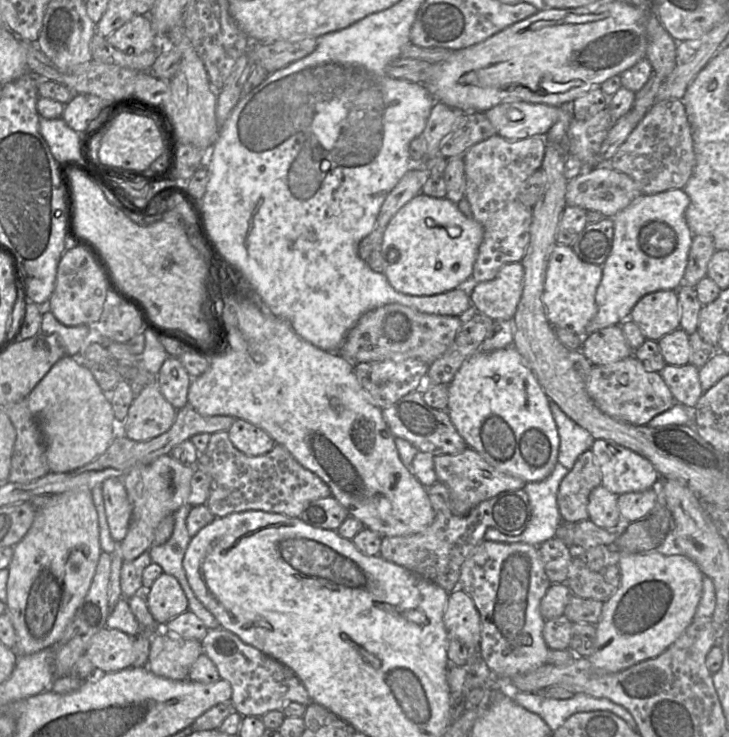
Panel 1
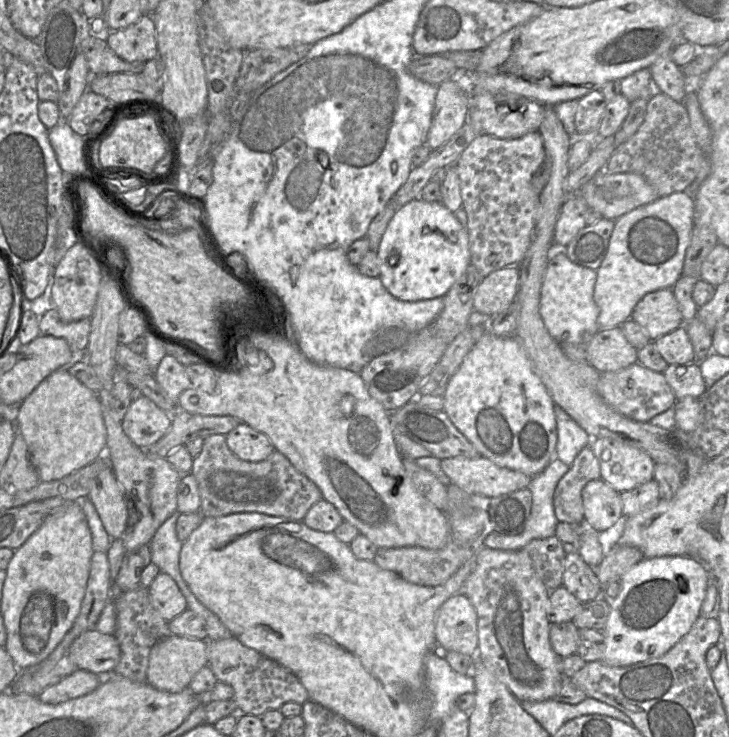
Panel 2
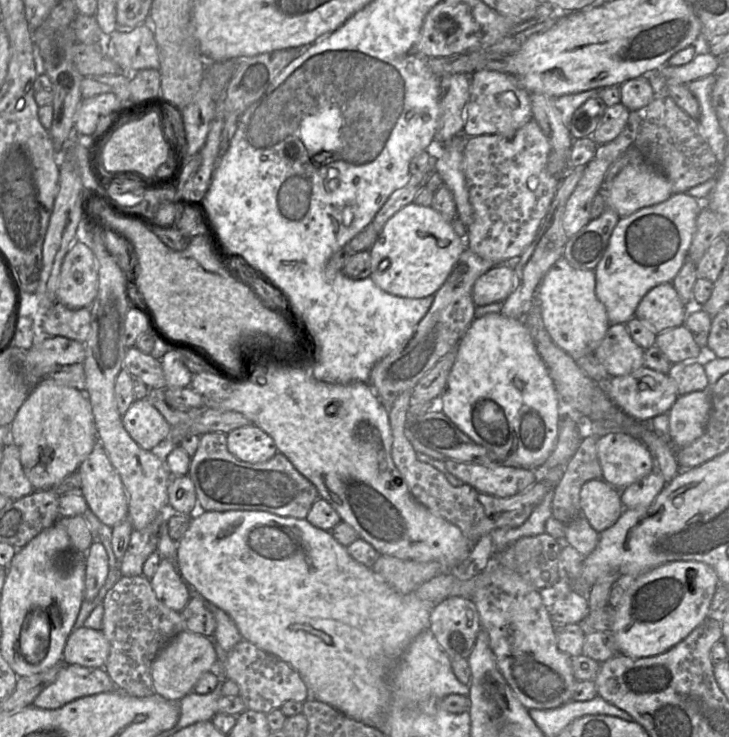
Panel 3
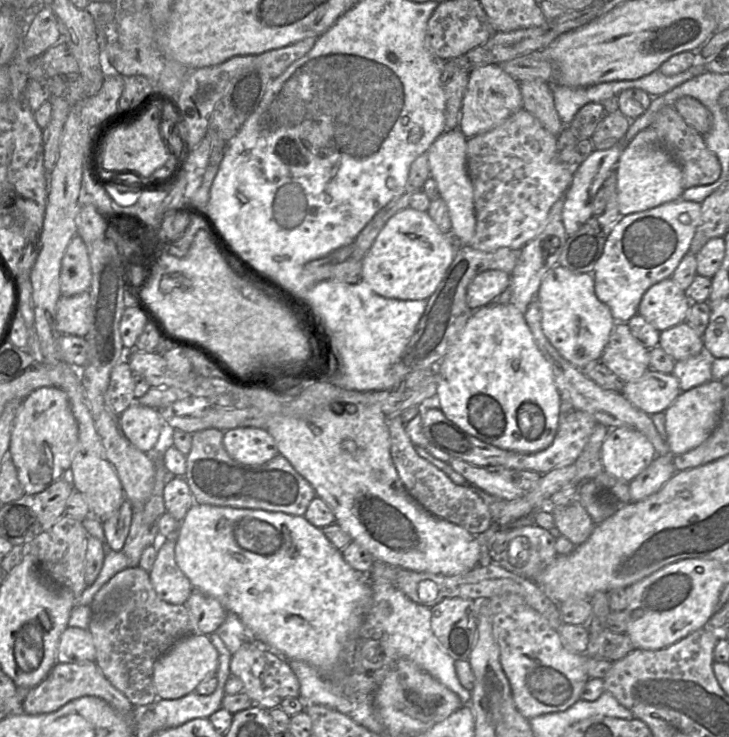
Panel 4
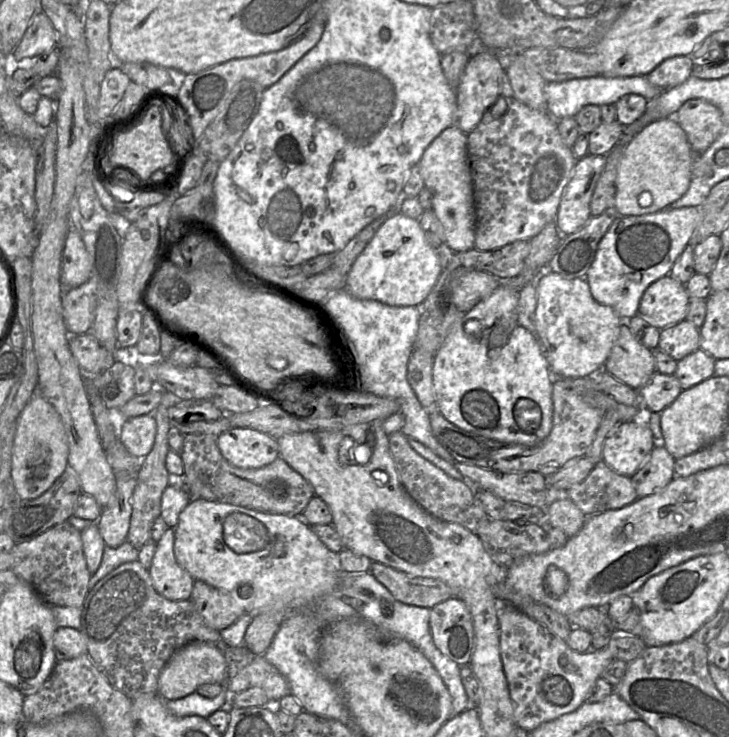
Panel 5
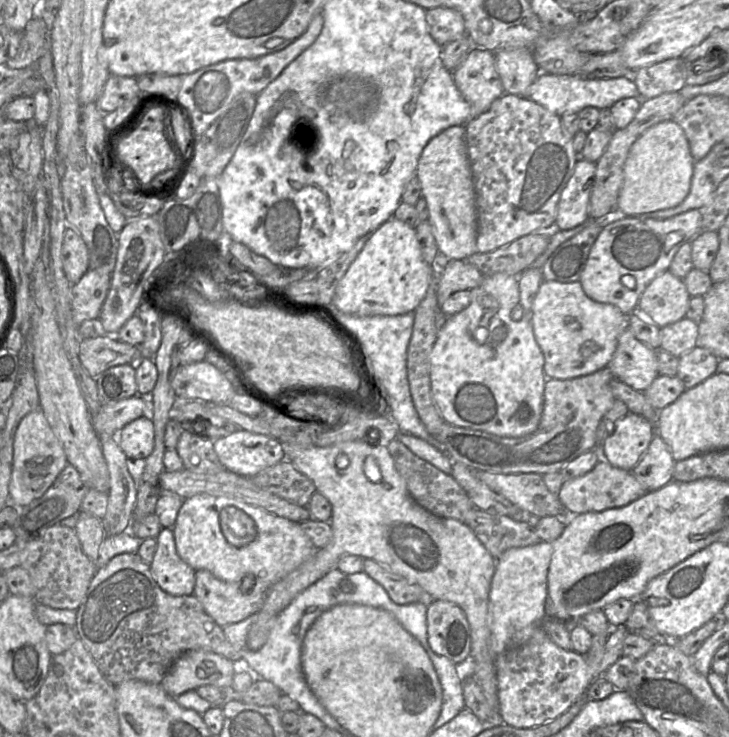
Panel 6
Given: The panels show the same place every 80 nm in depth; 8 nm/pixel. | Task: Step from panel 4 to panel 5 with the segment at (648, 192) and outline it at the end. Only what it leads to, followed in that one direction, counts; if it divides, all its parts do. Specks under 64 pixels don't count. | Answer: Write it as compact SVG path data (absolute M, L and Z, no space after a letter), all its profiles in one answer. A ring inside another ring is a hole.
M674 117L647 124L627 142L618 164L614 196L618 215L654 213L680 199L692 179L691 165L692 148L685 131Z

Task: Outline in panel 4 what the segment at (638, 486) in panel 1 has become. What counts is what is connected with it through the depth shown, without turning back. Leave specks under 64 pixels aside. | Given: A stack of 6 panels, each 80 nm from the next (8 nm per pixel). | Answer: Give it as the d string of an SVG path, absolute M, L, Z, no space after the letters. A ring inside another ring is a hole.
M629 427L611 428L601 447L604 471L628 483L643 472L656 455L648 438Z

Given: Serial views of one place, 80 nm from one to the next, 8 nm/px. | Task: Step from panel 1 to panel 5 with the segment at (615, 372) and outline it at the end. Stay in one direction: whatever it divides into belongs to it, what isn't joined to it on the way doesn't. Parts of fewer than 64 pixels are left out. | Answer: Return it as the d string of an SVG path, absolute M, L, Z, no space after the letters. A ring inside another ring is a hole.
M655 372L651 379L638 390L640 406L646 412L661 412L669 406L682 391L677 377Z

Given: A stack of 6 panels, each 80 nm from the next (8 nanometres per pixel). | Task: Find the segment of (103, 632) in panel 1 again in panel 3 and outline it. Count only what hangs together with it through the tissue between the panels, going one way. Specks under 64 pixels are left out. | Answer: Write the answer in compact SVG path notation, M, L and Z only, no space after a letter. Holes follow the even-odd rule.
M81 627L67 638L62 663L90 668L103 668L110 646L102 631Z

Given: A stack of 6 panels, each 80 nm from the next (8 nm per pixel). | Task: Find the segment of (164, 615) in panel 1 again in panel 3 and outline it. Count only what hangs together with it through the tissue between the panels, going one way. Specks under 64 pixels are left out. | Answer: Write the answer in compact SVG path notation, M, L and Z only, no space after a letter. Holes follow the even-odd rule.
M170 559L160 560L150 583L158 600L174 611L181 612L190 600L187 585Z

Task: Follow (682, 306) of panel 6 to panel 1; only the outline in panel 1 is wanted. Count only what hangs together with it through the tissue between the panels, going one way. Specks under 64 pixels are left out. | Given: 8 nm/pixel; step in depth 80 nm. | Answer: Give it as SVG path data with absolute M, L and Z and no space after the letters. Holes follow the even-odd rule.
M658 290L644 295L632 308L629 317L641 329L646 339L658 341L680 328L680 305L677 290Z

